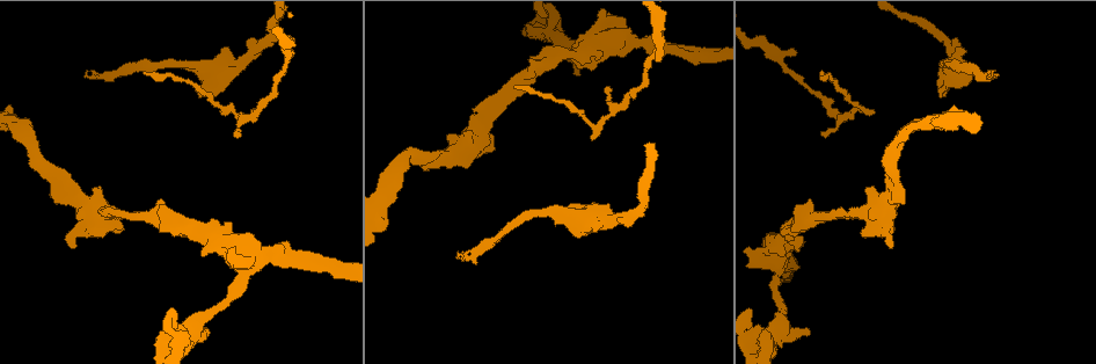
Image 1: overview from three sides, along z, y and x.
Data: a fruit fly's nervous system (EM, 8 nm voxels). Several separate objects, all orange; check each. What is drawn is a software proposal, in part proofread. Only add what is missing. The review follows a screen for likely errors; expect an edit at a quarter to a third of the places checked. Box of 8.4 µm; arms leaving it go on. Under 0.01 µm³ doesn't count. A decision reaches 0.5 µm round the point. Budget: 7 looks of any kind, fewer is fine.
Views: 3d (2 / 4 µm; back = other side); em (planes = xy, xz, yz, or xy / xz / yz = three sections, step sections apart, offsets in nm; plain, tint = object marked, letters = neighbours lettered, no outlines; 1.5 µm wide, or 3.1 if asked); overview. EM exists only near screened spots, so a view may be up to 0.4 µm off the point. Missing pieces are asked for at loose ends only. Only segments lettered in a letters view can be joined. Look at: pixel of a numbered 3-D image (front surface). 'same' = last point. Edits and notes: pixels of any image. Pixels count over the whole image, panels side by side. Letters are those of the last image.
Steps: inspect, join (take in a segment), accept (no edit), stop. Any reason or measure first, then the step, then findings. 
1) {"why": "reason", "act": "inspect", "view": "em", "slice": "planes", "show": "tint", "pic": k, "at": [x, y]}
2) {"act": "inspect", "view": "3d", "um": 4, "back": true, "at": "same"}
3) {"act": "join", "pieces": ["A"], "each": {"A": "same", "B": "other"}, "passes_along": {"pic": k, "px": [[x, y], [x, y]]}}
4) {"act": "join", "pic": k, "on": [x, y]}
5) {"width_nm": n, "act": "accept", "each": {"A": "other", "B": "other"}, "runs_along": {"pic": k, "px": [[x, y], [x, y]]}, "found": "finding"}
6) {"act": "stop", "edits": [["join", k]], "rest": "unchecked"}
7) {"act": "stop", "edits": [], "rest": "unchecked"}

{"why": "free end", "act": "inspect", "view": "em", "slice": "yz", "step": 4, "show": "tint", "pic": 1, "at": [578, 76]}

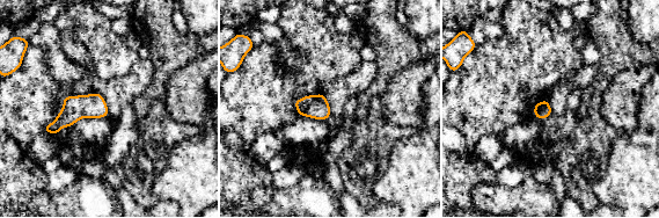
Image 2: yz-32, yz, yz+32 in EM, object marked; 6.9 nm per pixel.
{"why": "cut it another way", "act": "inspect", "view": "em", "slice": "planes", "show": "letters", "at": "same"}

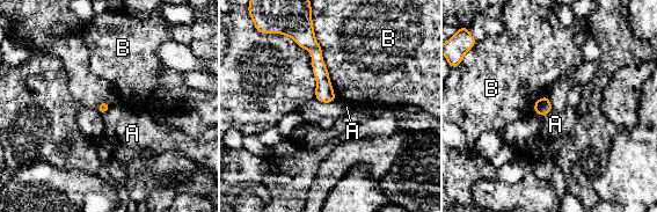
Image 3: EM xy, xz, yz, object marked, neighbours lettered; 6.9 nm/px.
{"act": "accept", "each": {"A": "other", "B": "other"}, "runs_along": {"pic": 3, "px": [[306, 38], [316, 51], [328, 100]]}, "found": "none of them fits"}

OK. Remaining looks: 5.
{"why": "free end", "act": "inspect", "view": "em", "slice": "yz", "step": 8, "show": "letters", "pic": 1, "at": [117, 233]}

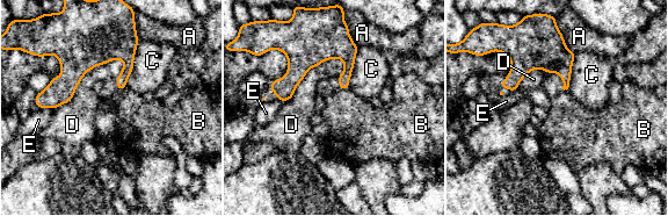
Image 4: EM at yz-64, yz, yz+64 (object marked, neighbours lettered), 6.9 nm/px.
{"longest_contact_nm": ["D", 550], "act": "accept", "each": {"A": "other", "B": "other", "C": "other", "D": "other", "E": "other"}, "found": "no lettered segment goes on from it"}

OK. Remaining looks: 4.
{"why": "tapers out", "act": "inspect", "view": "em", "slice": "planes", "show": "tint", "pic": 1, "at": [823, 132]}

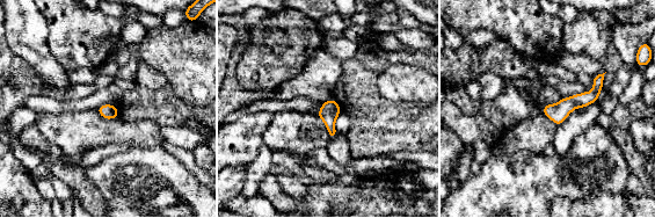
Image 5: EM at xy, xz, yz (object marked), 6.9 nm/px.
{"act": "inspect", "view": "em", "slice": "planes", "show": "letters", "at": "same"}

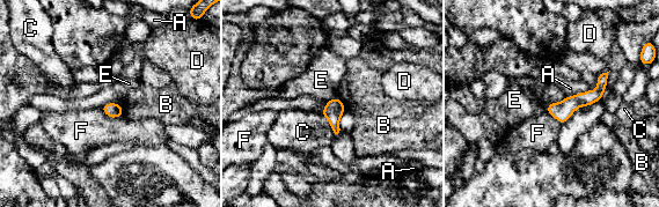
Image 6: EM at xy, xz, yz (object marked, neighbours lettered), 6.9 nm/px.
{"act": "accept", "each": {"A": "other", "B": "other", "C": "other", "D": "other", "E": "other", "F": "other"}, "border": {"pic": 6, "px": [[336, 96], [328, 101]]}, "found": "none of them fits"}

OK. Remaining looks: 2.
{"act": "stop", "edits": [], "rest": "unchecked"}

